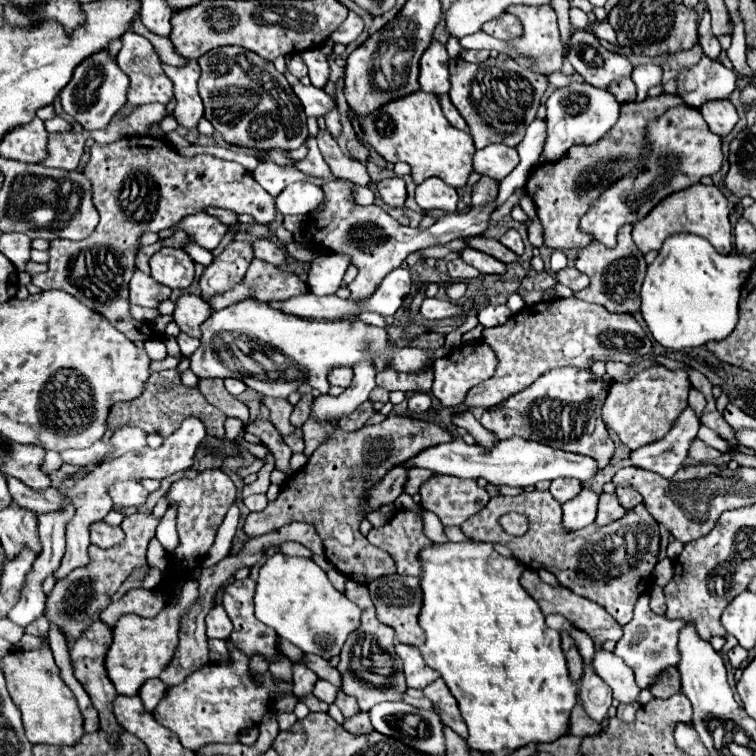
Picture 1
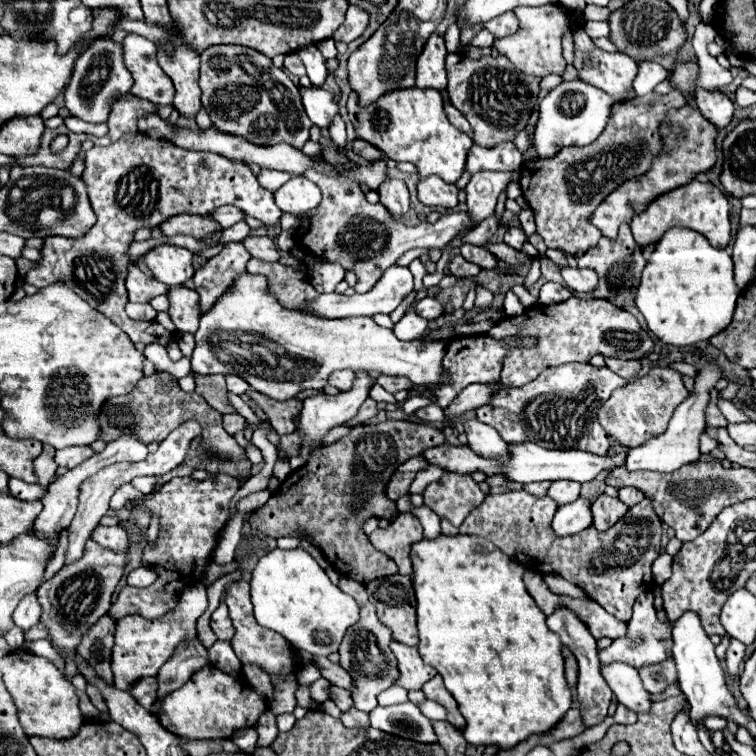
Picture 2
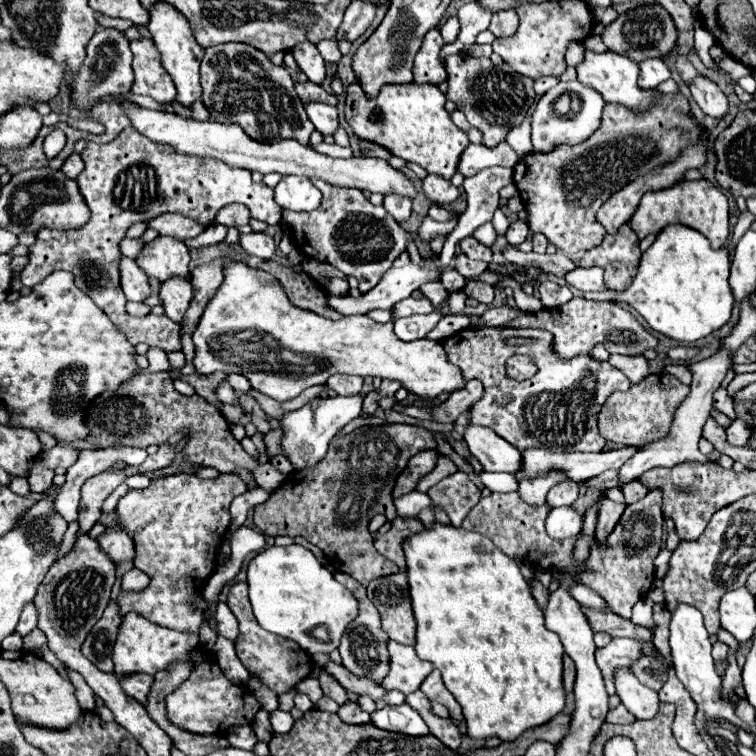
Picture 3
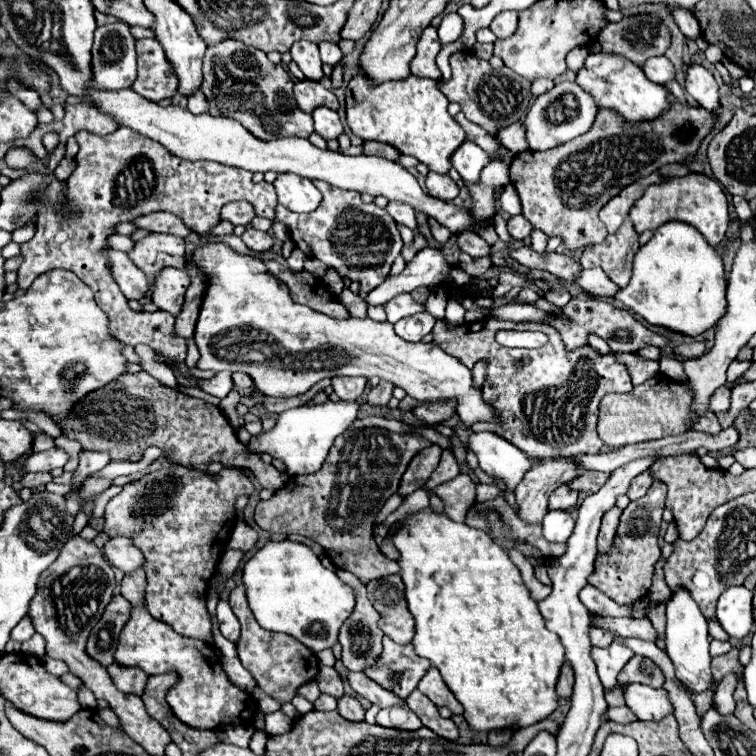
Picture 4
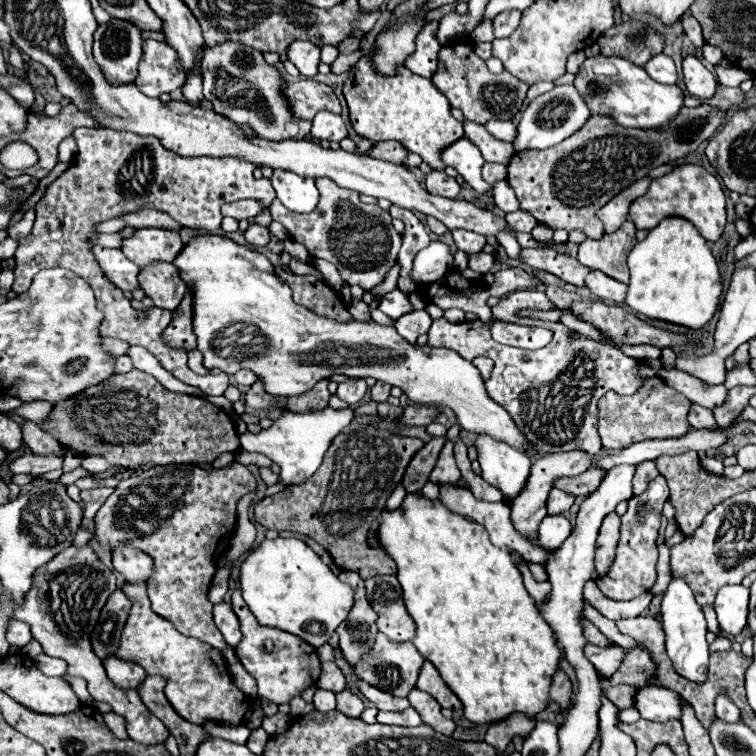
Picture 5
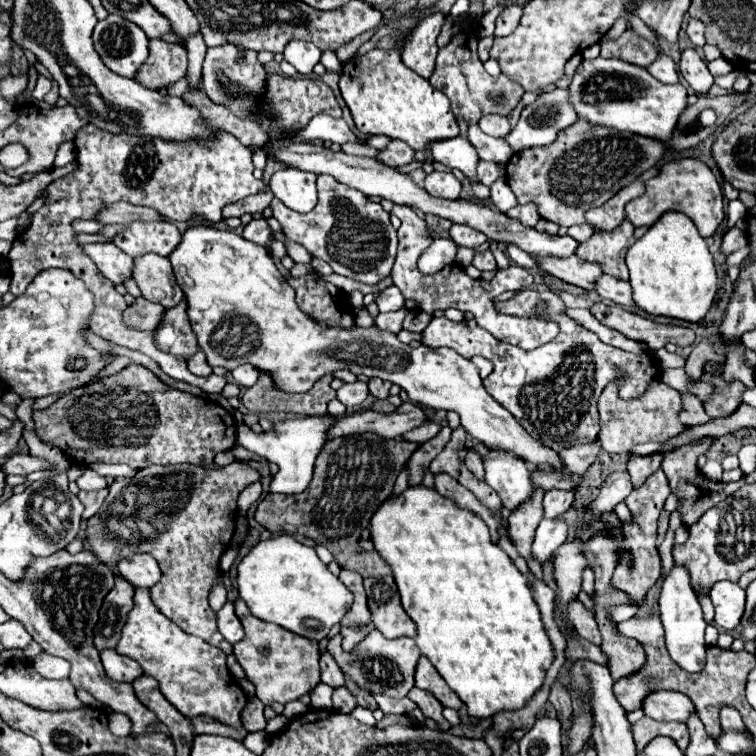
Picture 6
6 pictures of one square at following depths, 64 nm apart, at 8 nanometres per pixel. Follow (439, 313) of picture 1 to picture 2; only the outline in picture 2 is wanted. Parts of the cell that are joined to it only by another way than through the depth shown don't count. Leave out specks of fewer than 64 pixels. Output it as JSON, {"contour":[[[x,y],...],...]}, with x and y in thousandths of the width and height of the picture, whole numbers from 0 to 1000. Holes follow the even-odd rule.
{"contour":[[[561,394],[548,407],[563,423],[577,423],[577,421],[582,421],[587,415],[587,402],[582,397],[577,397],[577,394]]]}

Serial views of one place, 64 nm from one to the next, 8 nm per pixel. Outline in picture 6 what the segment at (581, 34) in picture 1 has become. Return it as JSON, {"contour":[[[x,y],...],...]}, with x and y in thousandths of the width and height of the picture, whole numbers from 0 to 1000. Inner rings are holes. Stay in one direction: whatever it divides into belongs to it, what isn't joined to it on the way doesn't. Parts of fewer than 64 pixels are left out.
{"contour":[[[786,77],[772,79],[754,111],[757,138],[765,146],[770,159],[783,164],[839,175],[847,180],[868,183],[868,185],[886,185],[889,172],[907,143],[907,119],[902,111],[876,111],[849,87],[836,87],[817,77]]]}

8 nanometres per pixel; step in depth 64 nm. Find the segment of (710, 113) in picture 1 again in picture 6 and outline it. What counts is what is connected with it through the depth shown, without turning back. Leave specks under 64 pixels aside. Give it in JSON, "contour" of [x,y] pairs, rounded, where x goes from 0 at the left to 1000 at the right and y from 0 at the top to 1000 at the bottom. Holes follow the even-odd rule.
{"contour":[[[910,63],[902,69],[899,77],[899,95],[907,103],[907,108],[913,111],[913,116],[923,124],[931,127],[937,124],[937,119],[944,111],[944,101],[937,95],[934,82],[921,71],[918,63]]]}

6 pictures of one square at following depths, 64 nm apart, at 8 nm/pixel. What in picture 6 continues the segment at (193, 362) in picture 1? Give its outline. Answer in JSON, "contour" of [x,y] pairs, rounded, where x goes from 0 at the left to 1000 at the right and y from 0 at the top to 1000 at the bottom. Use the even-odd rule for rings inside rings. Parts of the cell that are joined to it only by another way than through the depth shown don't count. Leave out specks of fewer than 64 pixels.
{"contour":[[[259,299],[251,302],[243,312],[235,328],[225,336],[225,349],[230,354],[230,362],[246,389],[249,397],[249,418],[254,437],[262,444],[262,458],[270,463],[275,481],[294,484],[302,492],[307,492],[317,481],[333,481],[344,492],[354,492],[362,503],[362,511],[376,519],[407,519],[421,500],[429,495],[439,495],[444,489],[460,487],[466,495],[481,495],[487,500],[505,500],[516,503],[519,508],[526,508],[532,516],[537,516],[540,526],[550,534],[566,537],[566,540],[585,540],[585,542],[601,542],[606,545],[611,556],[611,566],[640,585],[646,593],[672,595],[688,603],[690,608],[701,611],[704,616],[712,616],[717,611],[728,611],[735,619],[741,616],[741,606],[730,593],[709,585],[698,571],[675,550],[672,542],[667,542],[638,511],[632,487],[611,474],[606,466],[595,460],[566,460],[553,458],[545,460],[540,455],[532,455],[521,439],[503,437],[497,431],[489,434],[450,434],[450,431],[434,431],[423,429],[407,415],[402,415],[394,402],[389,399],[389,384],[376,370],[376,365],[368,360],[365,349],[360,347],[354,331],[349,325],[341,325],[336,320],[328,320],[317,315],[310,304],[286,304],[283,299]]]}

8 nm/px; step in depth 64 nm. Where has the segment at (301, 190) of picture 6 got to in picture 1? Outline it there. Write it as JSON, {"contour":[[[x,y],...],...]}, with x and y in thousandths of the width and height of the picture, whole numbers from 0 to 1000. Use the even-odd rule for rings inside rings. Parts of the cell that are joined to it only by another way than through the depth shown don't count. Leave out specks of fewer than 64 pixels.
{"contour":[[[389,241],[365,259],[365,275],[373,283],[410,283],[421,275],[426,251],[407,241]]]}

